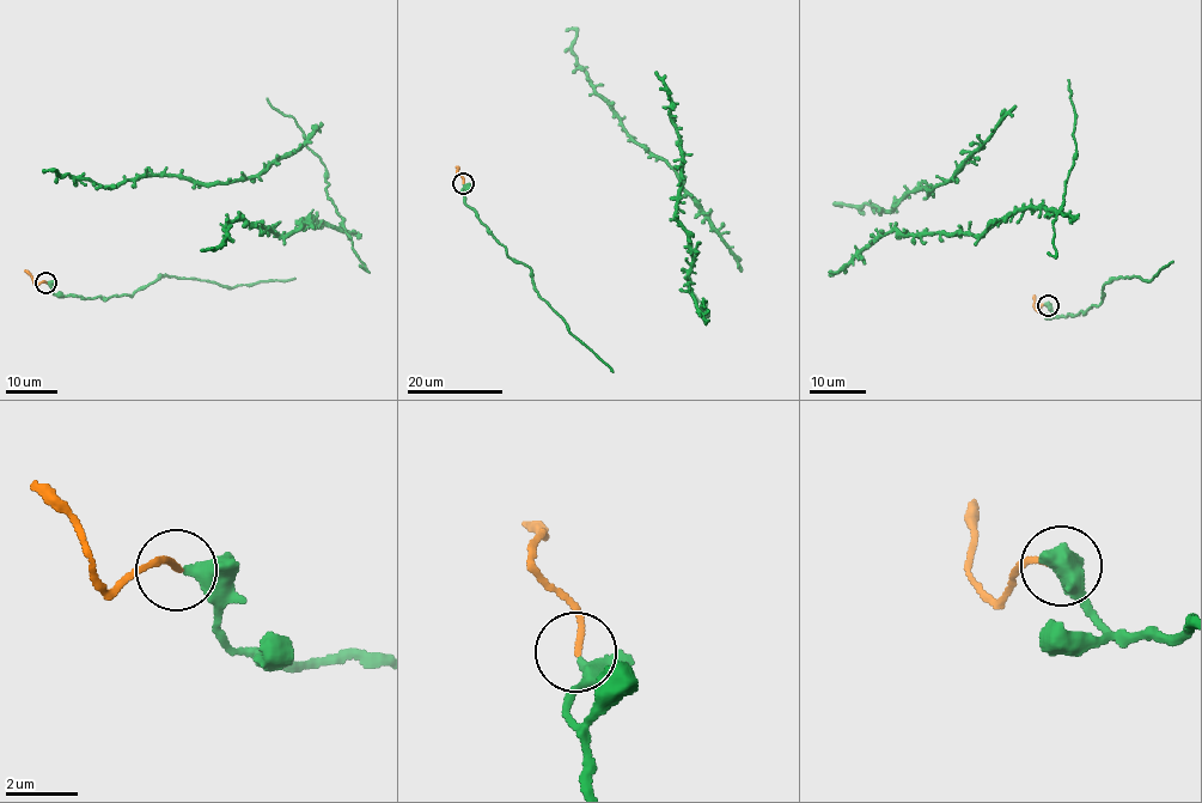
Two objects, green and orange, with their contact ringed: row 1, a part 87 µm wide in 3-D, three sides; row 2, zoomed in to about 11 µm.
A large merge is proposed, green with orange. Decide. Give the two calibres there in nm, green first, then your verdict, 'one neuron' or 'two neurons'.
calibres 440 and 150 nm; one neuron

